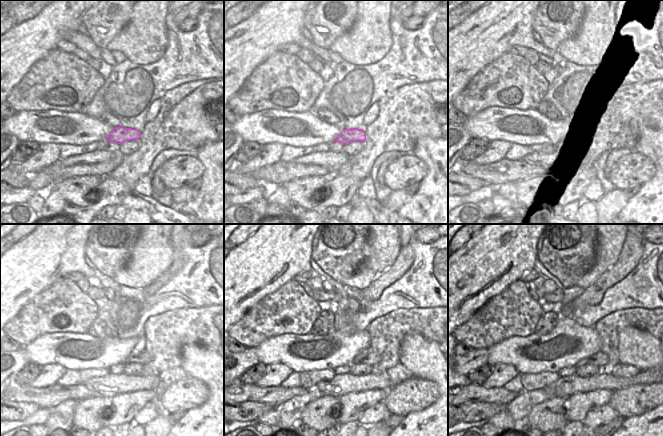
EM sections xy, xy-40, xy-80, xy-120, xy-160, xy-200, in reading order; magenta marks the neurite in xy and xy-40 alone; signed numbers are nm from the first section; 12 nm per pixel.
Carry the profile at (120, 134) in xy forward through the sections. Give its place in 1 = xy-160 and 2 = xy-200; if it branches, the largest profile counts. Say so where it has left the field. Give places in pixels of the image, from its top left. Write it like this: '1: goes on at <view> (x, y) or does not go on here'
1: goes on at xy-160 (369, 357)
2: goes on at xy-200 (600, 359)

